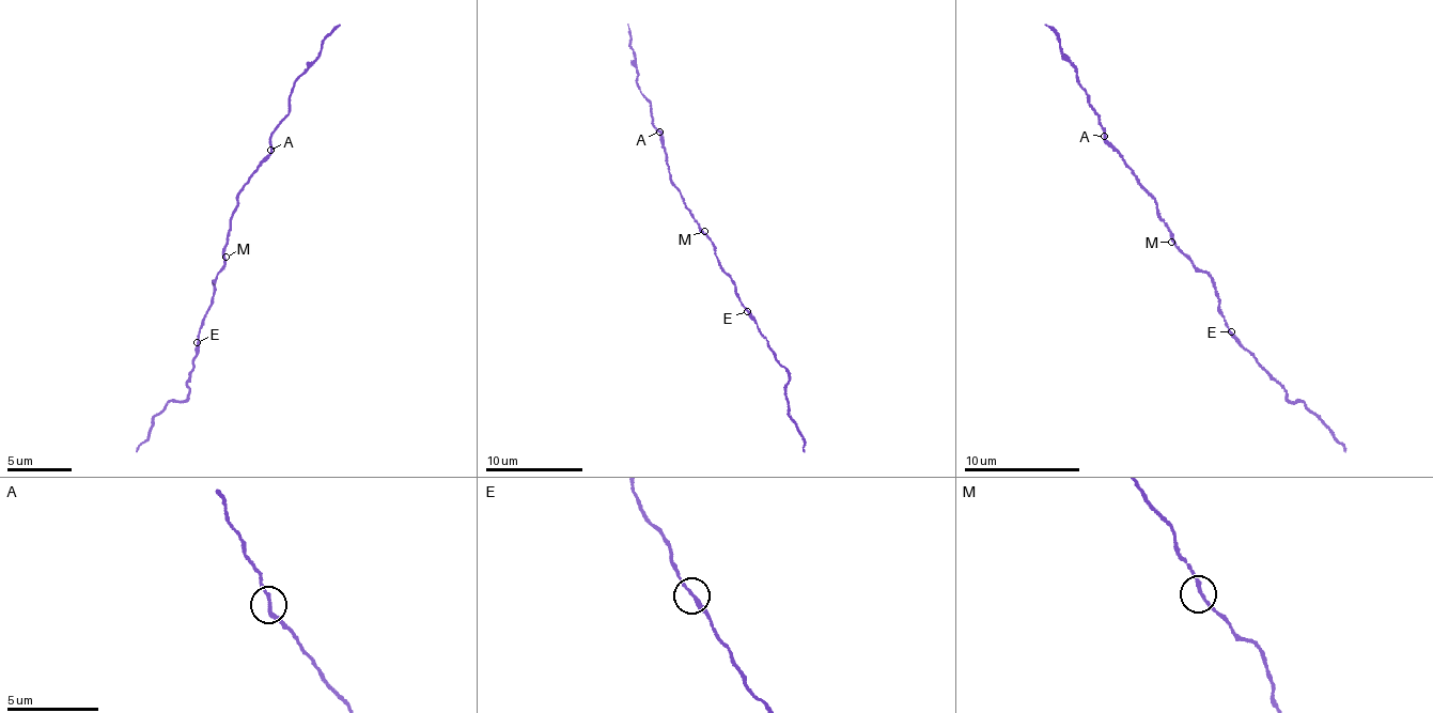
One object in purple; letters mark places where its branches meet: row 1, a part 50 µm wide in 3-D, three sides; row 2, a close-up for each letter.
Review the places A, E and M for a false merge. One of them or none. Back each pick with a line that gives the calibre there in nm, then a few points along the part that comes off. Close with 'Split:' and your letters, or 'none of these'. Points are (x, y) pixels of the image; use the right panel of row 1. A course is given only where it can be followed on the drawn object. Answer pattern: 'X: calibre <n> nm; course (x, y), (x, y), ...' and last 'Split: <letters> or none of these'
Split: none of these

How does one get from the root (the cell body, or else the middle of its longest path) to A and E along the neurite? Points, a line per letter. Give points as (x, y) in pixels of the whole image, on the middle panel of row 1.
A: (704, 233), (671, 183), (659, 132)
E: (704, 233), (711, 241), (720, 268), (735, 284), (735, 293), (746, 310)

